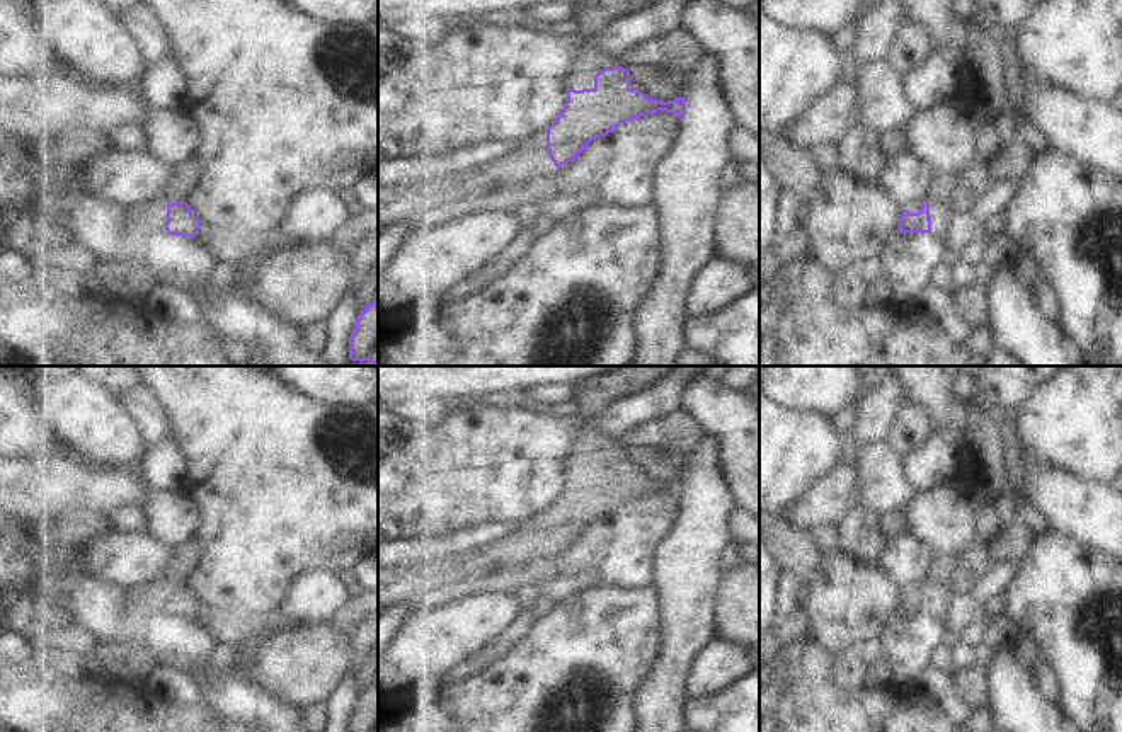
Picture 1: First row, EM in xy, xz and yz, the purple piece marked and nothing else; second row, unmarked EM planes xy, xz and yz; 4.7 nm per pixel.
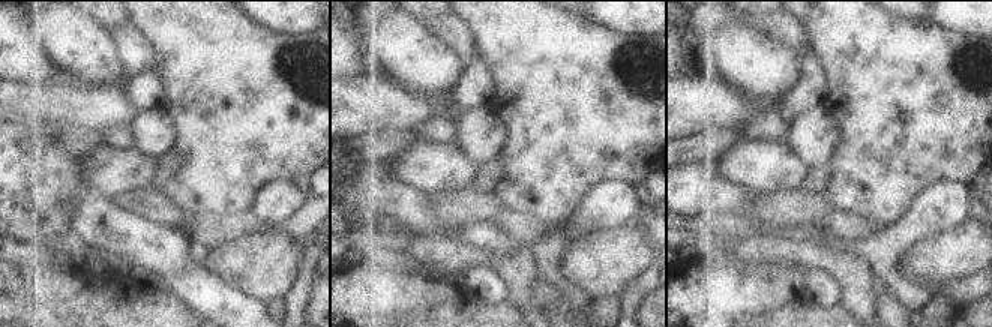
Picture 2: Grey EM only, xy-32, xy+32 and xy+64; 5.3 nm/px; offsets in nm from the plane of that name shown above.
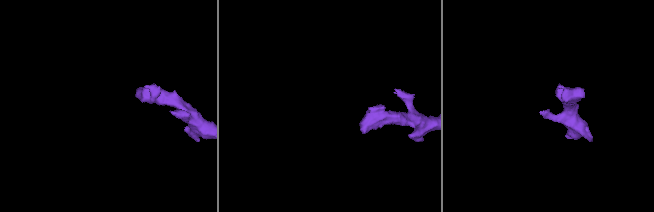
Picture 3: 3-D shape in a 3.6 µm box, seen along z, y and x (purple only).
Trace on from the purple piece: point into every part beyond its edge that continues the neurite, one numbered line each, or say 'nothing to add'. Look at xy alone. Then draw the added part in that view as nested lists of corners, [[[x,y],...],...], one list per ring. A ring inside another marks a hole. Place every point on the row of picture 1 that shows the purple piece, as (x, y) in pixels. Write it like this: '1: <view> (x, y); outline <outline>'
1: xy (152, 218); outline [[[150,203],[145,206],[124,208],[126,223],[148,233],[167,233],[167,204]]]

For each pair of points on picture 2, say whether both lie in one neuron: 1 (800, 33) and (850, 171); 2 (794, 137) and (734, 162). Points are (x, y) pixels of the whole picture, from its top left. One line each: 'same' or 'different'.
1: different
2: different

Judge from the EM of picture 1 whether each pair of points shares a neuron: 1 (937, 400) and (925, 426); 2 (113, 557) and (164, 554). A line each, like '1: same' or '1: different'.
1: different
2: same

